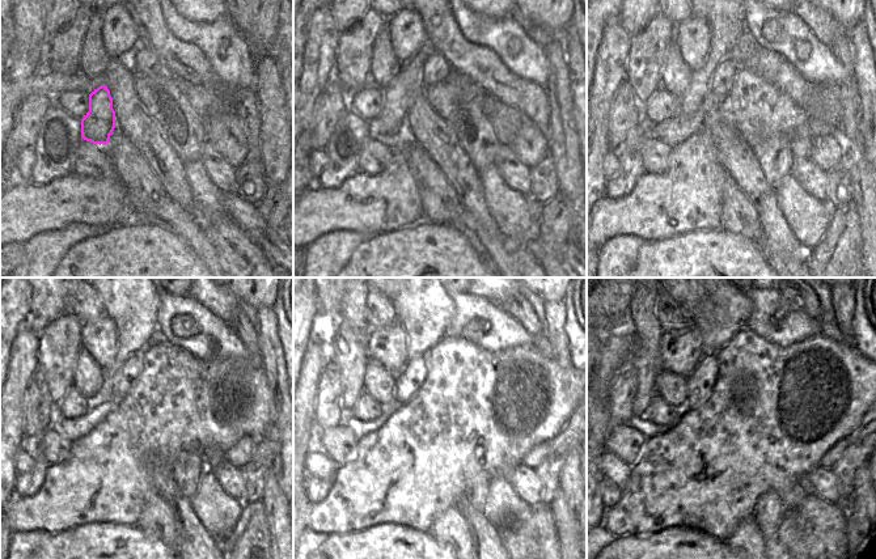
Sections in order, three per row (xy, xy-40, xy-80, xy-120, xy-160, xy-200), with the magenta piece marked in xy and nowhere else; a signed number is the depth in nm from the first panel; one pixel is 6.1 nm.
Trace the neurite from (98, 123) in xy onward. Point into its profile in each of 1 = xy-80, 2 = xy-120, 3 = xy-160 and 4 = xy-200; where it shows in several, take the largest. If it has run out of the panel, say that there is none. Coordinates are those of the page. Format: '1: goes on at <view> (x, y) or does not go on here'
1: goes on at xy-80 (726, 25)
2: goes on at xy-120 (135, 321)
3: goes on at xy-160 (426, 322)
4: goes on at xy-200 (718, 321)

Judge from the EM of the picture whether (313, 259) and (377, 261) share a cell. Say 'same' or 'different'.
different

